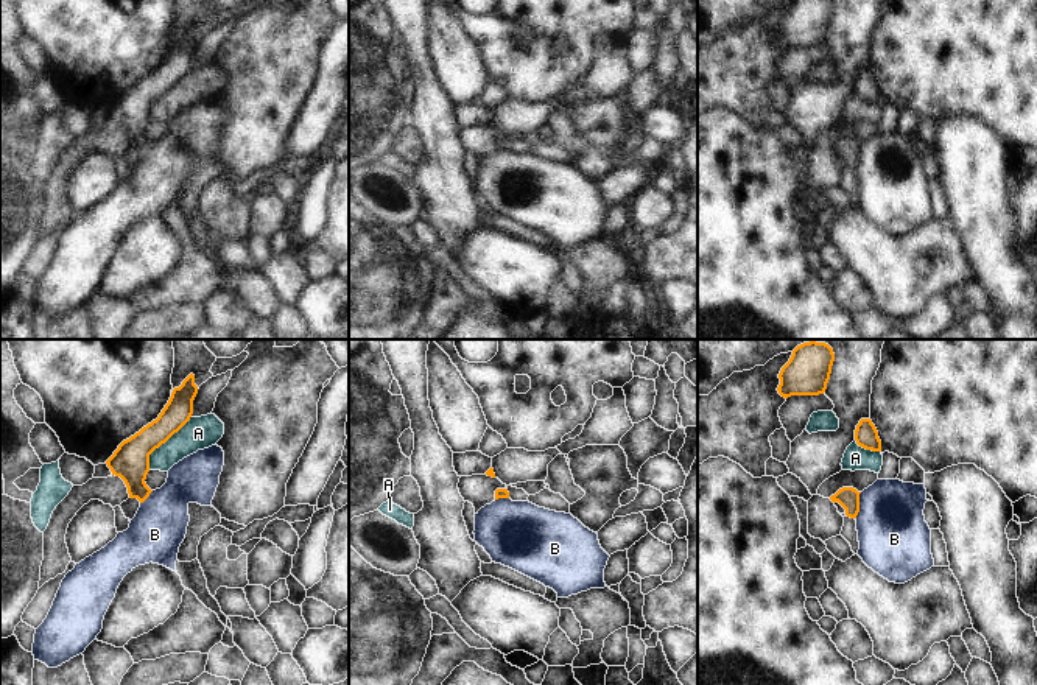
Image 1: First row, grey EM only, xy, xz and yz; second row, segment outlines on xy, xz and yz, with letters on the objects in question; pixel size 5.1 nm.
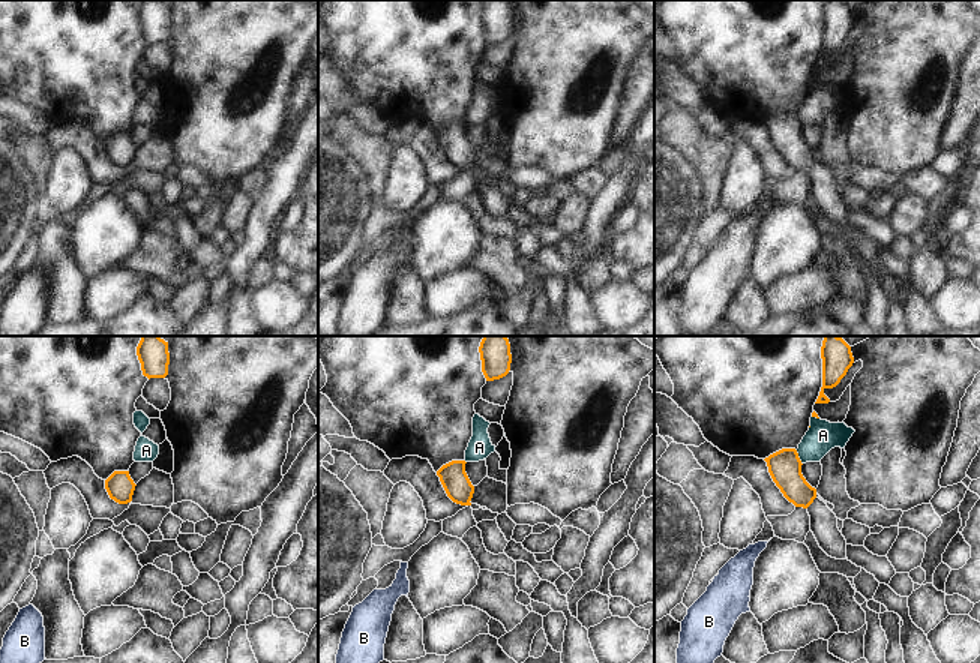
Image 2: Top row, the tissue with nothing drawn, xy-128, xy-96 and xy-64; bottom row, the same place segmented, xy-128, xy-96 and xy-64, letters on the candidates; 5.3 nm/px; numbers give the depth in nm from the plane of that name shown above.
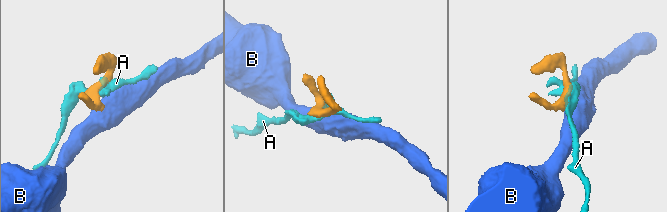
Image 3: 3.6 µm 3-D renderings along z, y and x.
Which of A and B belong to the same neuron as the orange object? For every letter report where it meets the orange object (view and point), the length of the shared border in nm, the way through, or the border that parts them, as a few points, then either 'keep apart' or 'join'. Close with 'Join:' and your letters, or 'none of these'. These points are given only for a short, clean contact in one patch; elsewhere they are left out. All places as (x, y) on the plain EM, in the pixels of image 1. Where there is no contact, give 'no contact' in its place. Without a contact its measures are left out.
A: xy (164, 94) | 360 nm | keep apart
B: yz (858, 158) | 150 nm | along yz (861, 144), (855, 170) | keep apart
Join: none of these

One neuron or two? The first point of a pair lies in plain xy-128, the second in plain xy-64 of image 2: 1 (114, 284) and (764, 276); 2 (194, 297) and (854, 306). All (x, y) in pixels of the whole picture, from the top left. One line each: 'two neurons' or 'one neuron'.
1: two neurons
2: one neuron

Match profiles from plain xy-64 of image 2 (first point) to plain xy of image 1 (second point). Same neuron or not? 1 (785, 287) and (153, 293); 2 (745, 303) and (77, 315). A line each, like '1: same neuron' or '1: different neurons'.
1: same neuron
2: different neurons

